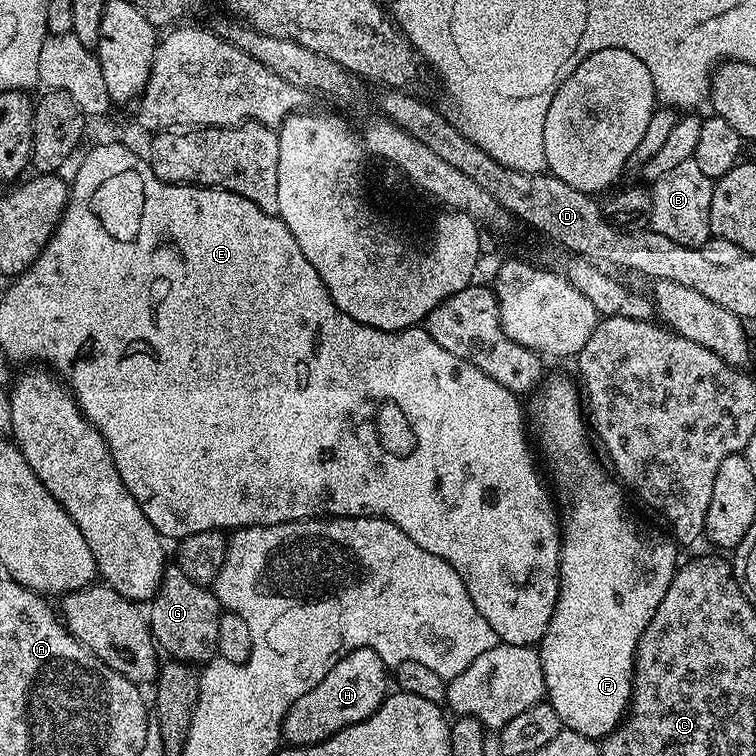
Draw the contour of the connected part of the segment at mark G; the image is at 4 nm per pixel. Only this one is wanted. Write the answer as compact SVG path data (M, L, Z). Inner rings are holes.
M175 566L165 567L164 577L156 595L150 601L146 615L152 626L156 643L171 659L193 666L203 666L217 655L218 622L222 615L220 601L211 587L190 582L186 574ZM165 648L165 649L164 649Z

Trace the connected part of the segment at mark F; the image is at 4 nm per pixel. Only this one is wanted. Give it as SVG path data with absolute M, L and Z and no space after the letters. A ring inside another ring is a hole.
M551 376L531 393L532 401L526 404L531 427L535 435L537 432L544 456L548 459L548 468L561 488L559 499L562 501L560 593L538 651L546 702L554 714L558 714L561 725L599 741L622 723L632 702L636 647L646 626L650 626L650 618L654 618L654 610L662 606L662 598L666 598L666 590L670 590L670 582L678 567L678 545L671 535L663 536L660 532L640 529L632 524L627 516L628 508L624 505L625 489L609 475L599 459L596 461L592 457L588 449L590 432L586 427L586 412L577 381L568 376Z

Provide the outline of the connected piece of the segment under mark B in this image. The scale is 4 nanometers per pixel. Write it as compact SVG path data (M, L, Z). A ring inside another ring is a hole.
M687 160L668 170L651 187L651 214L649 227L652 231L673 239L679 245L703 247L711 239L709 226L710 200L713 198L713 179L702 173L696 160Z

